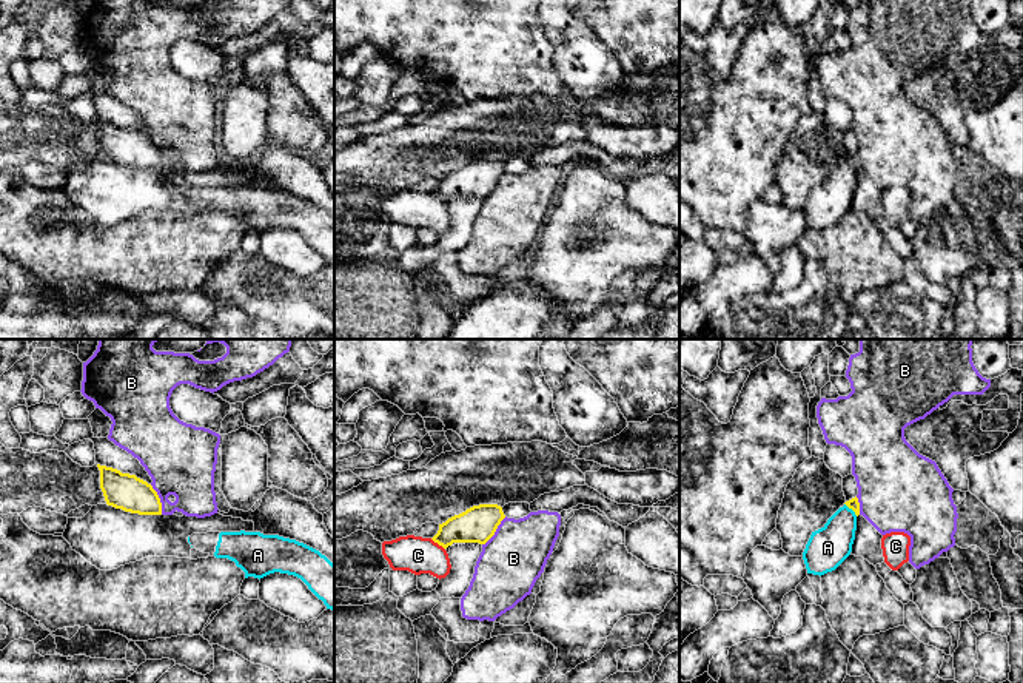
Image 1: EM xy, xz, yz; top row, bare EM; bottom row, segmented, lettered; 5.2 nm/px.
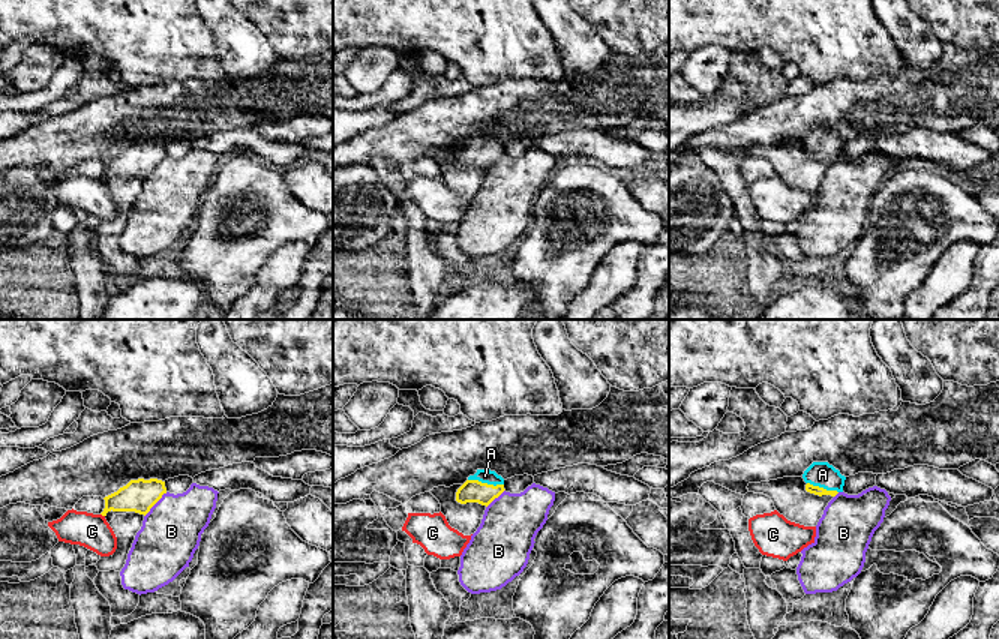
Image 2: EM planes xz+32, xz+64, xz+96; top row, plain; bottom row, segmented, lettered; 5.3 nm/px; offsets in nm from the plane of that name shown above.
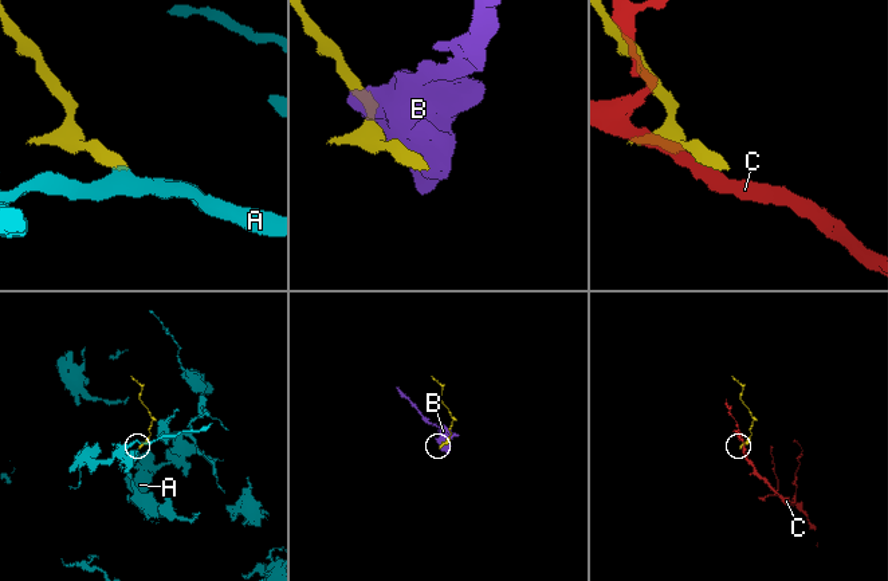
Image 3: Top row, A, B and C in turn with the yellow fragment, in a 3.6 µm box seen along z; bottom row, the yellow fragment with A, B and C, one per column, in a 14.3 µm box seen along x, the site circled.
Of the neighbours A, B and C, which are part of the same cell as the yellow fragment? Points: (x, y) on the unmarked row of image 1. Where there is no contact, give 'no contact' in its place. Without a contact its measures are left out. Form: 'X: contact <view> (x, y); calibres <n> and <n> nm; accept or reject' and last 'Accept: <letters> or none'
A: contact yz (851, 162); calibres 60 and 220 nm; accept
B: contact xy (159, 154); calibres 190 and 380 nm; reject
C: contact xz (438, 198); calibres 190 and 190 nm; reject
Accept: A

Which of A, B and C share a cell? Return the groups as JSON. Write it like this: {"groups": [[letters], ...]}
{"groups": [["A"], ["B"], ["C"]]}

